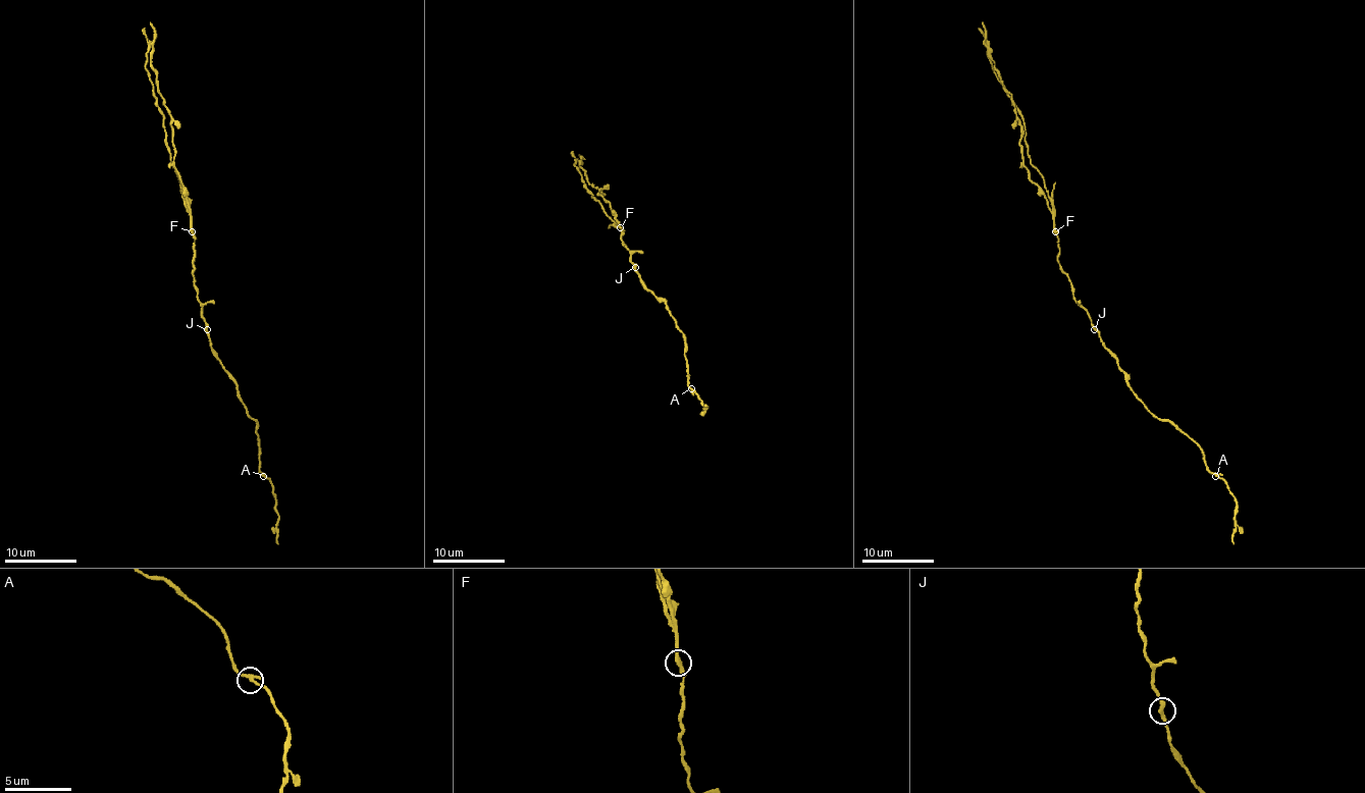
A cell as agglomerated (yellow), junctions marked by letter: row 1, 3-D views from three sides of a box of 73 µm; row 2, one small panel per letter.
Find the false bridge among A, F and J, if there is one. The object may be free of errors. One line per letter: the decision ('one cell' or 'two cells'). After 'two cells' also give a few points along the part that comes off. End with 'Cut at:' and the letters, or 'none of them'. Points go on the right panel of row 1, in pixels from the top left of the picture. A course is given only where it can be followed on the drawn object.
A: one cell
F: two cells; foreign part runs (1054, 231), (1046, 195), (1024, 164), (1016, 112), (984, 42), (982, 21)
J: one cell
Cut at: F

